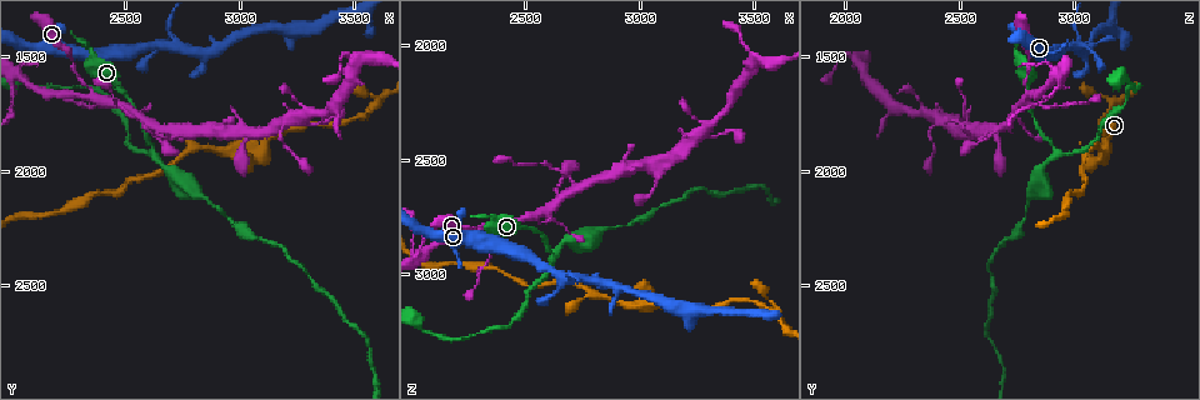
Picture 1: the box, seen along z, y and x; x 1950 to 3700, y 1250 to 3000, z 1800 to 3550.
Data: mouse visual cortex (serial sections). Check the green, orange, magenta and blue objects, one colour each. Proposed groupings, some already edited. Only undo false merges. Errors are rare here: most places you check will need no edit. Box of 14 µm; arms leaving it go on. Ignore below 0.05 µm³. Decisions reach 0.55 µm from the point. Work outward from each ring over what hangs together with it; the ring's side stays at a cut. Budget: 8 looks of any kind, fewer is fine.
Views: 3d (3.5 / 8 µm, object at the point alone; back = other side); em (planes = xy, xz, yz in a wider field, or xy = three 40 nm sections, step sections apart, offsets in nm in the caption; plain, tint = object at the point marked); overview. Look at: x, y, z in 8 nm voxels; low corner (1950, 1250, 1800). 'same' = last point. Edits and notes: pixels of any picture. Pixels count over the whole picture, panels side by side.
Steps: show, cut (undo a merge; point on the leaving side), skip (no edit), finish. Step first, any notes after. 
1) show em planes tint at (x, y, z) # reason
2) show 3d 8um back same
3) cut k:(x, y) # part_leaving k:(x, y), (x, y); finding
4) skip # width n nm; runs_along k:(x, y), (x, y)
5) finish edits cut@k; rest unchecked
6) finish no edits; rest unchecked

show 3d 3.5um at (2360, 1670, 2790) # four arms meet

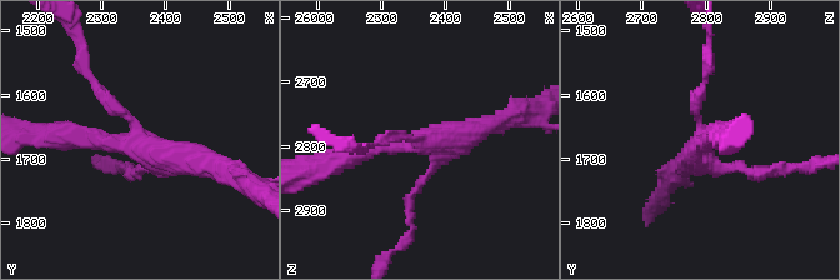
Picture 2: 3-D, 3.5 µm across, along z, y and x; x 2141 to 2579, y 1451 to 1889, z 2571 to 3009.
show em xy step 3 tint at (2355, 1665, 2795) # shape alone is not enough

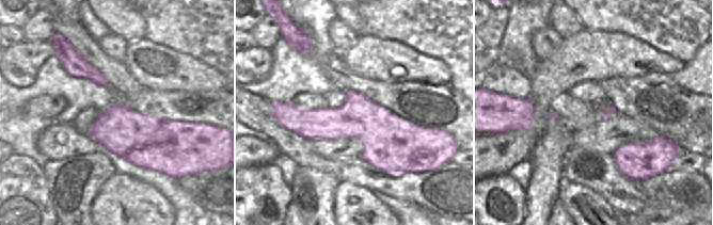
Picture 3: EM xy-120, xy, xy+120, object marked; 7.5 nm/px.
show em planes tint same

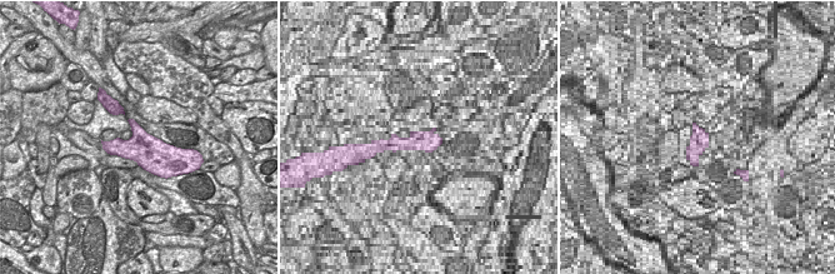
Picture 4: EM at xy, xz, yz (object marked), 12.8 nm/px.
skip # arm_widths 100, 150, 200, 400 nm; all the same cell

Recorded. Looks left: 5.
show 3d 3.5um at (2740, 1820, 2630) # side arm on a straight run

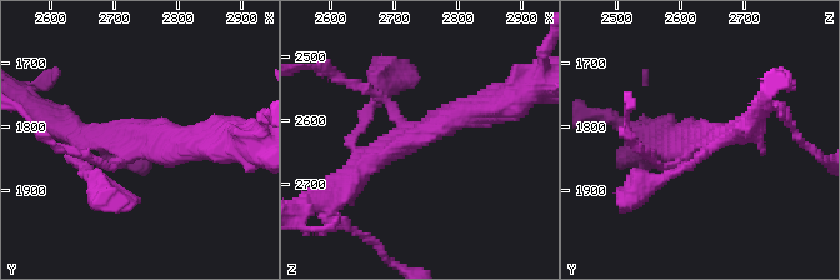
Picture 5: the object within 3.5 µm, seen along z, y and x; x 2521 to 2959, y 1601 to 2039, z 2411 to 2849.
show em xy step 1 plain at (2725, 1820, 2625) # arms 3; arm_widths 100, 300, 400 nm

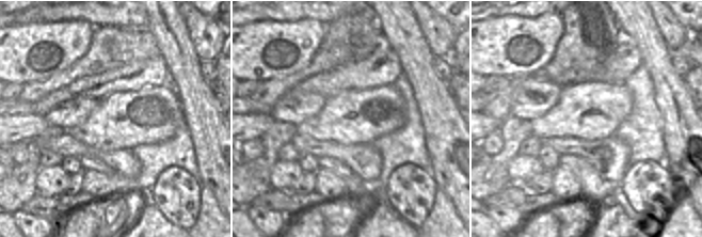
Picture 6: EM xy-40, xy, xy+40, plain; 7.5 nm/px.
show em xy step 1 tint same

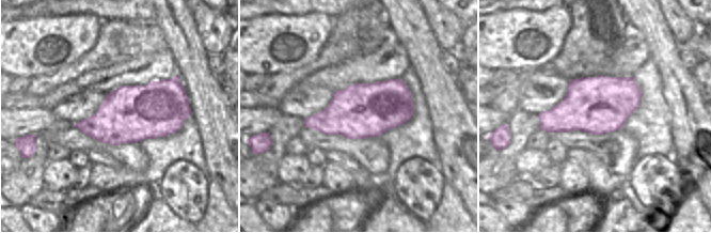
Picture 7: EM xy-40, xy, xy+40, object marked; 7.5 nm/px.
skip # runs_along 5:(343, 186), (388, 150), (488, 109); continuous, no second cell

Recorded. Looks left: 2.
show 3d 3.5um at (2620, 1920, 2910) # branch point

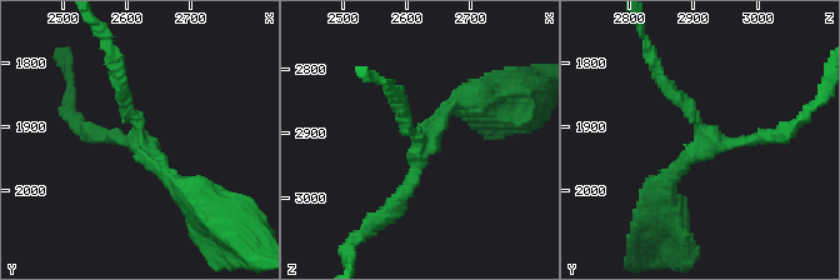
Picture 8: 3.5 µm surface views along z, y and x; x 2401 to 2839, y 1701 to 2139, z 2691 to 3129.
show em planes tint at (2620, 1915, 2920) # need the tissue

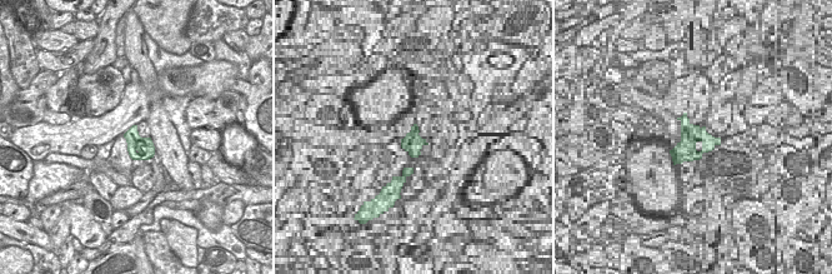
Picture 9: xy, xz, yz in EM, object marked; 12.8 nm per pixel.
skip # runs_along 8:(116, 74), (146, 154), (185, 189); all the same cell

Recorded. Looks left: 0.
finish no edits; rest unchecked

